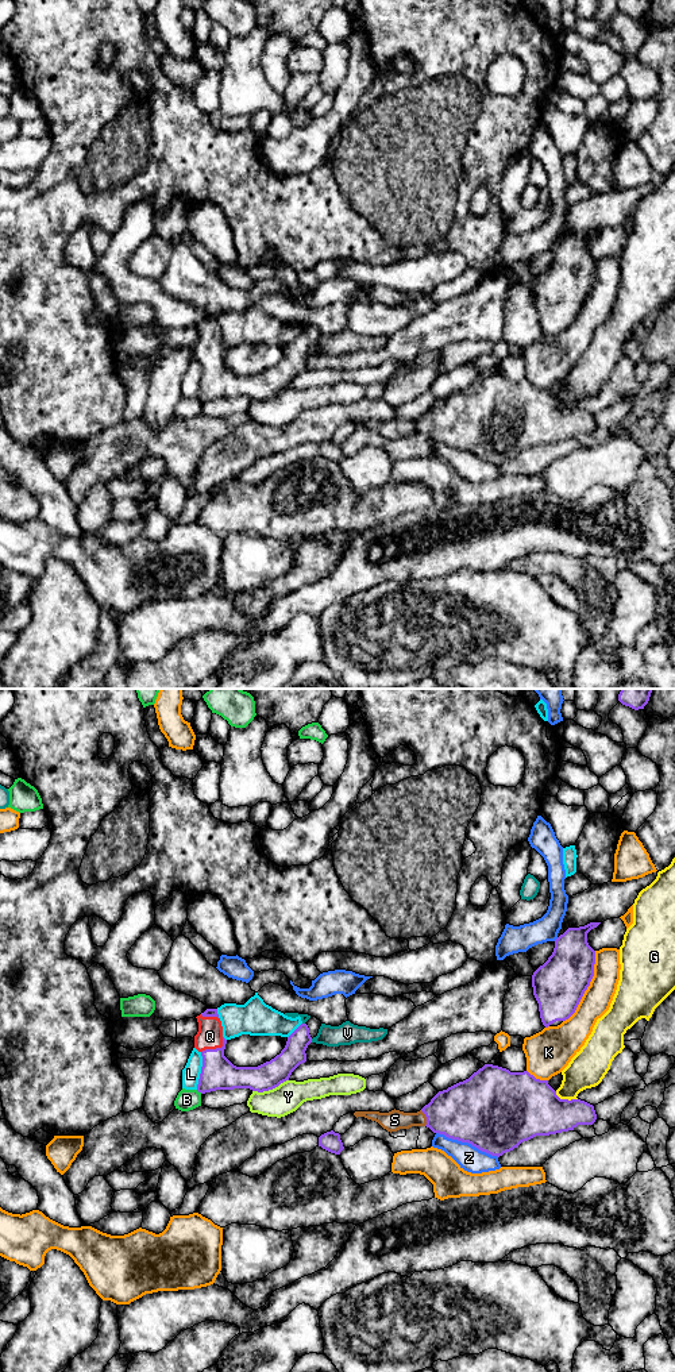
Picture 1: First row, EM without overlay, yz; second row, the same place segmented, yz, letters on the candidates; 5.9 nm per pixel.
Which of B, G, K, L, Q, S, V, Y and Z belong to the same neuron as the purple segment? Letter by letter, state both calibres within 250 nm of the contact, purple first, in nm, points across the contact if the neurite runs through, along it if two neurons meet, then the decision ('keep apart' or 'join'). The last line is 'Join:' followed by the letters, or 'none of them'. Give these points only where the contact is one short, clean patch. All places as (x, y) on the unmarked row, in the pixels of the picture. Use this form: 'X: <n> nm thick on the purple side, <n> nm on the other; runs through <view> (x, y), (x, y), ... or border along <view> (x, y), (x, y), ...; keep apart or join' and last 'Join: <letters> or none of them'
B: 200 nm thick on the purple side, 130 nm on the other; keep apart
G: 360 nm thick on the purple side, 220 nm on the other; keep apart
K: 300 nm thick on the purple side, 170 nm on the other; keep apart
L: 200 nm thick on the purple side, 110 nm on the other; keep apart
Q: 200 nm thick on the purple side, 160 nm on the other; runs through yz (218, 381), (216, 357), (209, 350), (209, 345); join
S: 360 nm thick on the purple side, 120 nm on the other; runs through yz (467, 420), (450, 420), (427, 427), (394, 428); join
V: 150 nm thick on the purple side, 140 nm on the other; keep apart
Y: 160 nm thick on the purple side, 180 nm on the other; keep apart
Z: 500 nm thick on the purple side, 150 nm on the other; keep apart
Join: Q, S

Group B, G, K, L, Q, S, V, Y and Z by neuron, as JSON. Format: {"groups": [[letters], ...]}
{"groups": [["B"], ["G"], ["K"], ["L"], ["Q", "S"], ["V"], ["Y"], ["Z"]]}

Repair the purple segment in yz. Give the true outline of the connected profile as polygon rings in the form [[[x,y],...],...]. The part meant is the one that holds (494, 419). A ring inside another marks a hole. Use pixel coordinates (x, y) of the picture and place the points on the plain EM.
[[[493,373],[439,400],[417,421],[394,417],[389,421],[355,420],[354,424],[375,429],[390,442],[427,435],[497,466],[536,444],[574,439],[597,428],[593,413],[560,408],[548,389]]]

